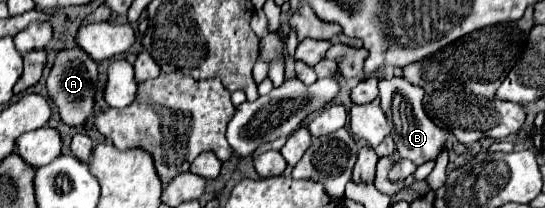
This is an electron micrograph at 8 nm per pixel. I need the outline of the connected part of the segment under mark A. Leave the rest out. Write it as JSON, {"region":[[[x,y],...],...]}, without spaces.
{"region":[[[79,48],[63,50],[57,54],[55,66],[47,78],[47,90],[59,108],[59,116],[69,126],[81,126],[87,118],[93,116],[93,96],[97,82],[97,62],[81,52]]]}

